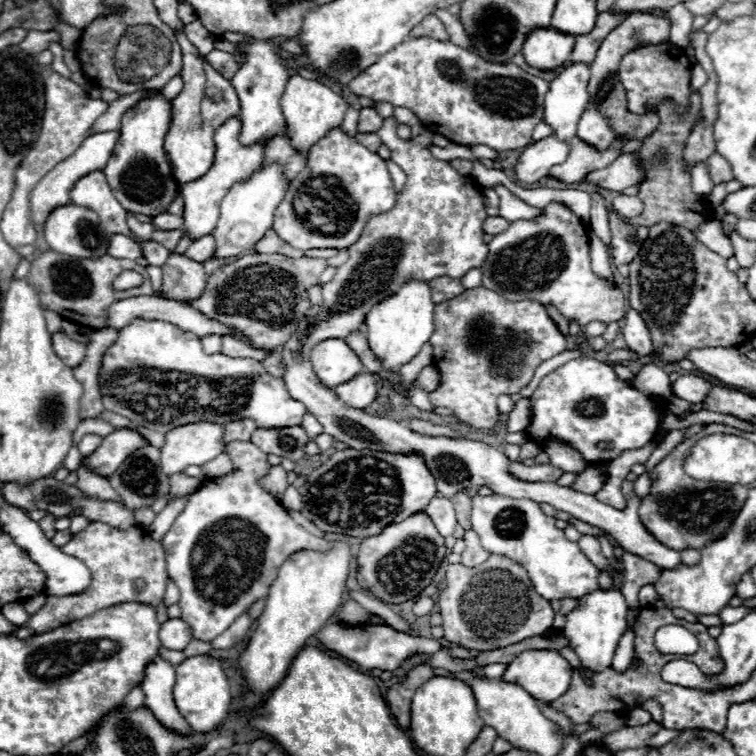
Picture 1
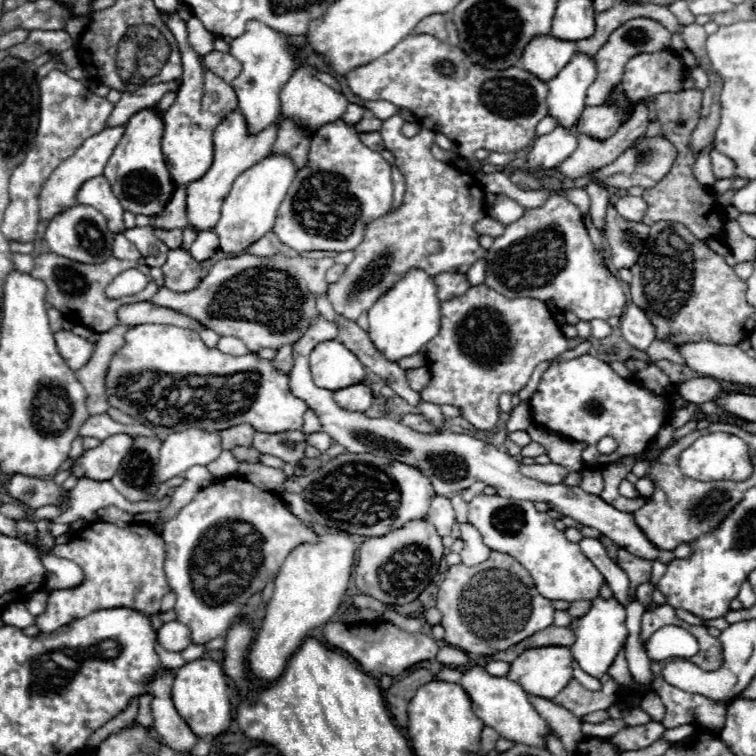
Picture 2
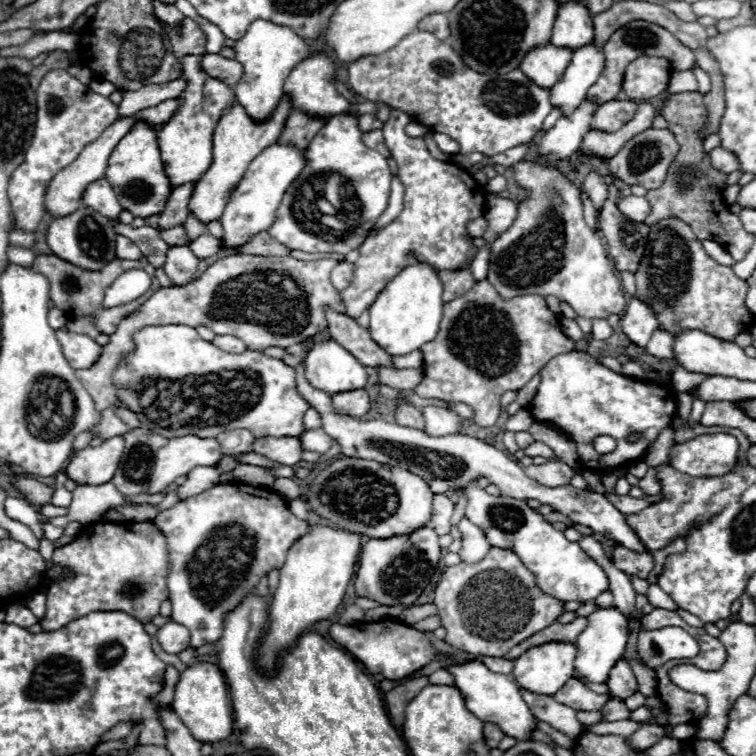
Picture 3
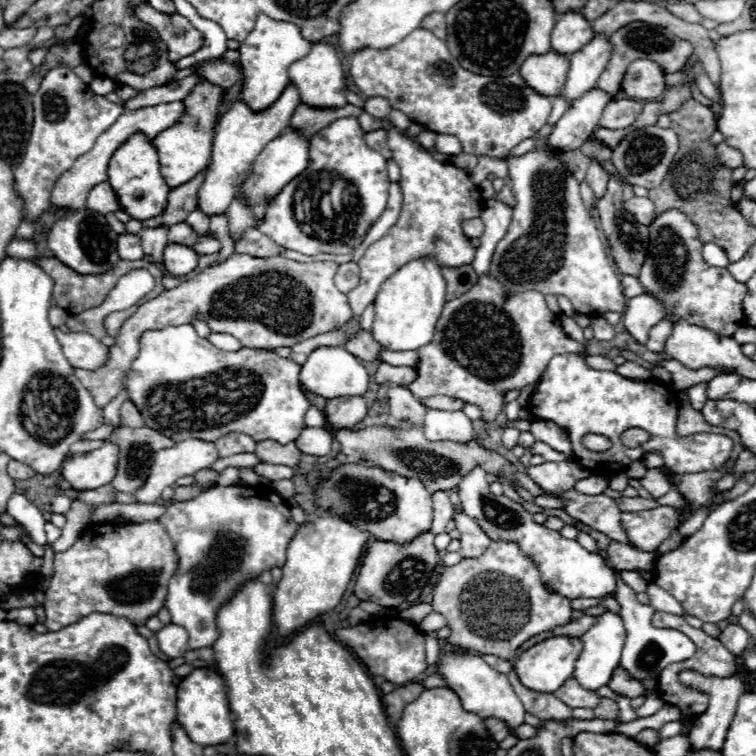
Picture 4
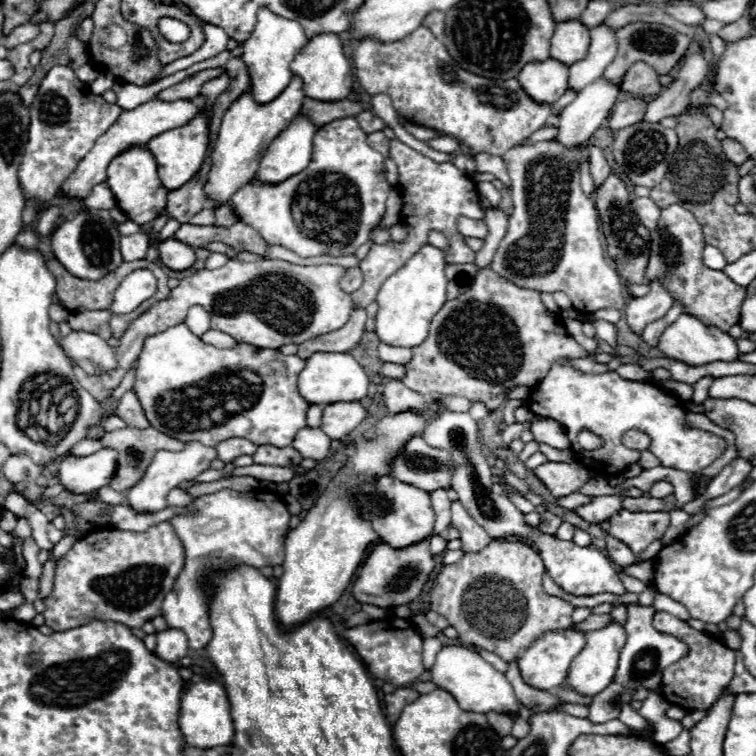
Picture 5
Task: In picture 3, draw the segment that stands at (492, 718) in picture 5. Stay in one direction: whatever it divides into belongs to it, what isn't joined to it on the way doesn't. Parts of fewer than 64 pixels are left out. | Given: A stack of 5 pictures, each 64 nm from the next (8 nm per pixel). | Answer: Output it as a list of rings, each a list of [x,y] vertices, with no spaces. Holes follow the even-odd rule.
[[[486,722],[486,724],[484,724],[484,734],[486,734],[486,742],[488,742],[490,748],[498,748],[498,744],[502,742],[502,738],[506,736],[506,734],[500,730],[500,726],[496,726],[496,724],[492,724],[492,722]]]

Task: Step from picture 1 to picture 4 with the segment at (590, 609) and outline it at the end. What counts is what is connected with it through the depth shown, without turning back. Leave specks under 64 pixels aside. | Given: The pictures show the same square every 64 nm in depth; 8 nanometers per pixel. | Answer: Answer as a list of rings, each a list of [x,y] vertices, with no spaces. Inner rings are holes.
[[[606,612],[602,616],[598,616],[598,622],[582,634],[582,642],[584,642],[584,648],[576,660],[576,666],[574,666],[574,674],[572,678],[586,690],[592,690],[596,692],[598,688],[606,686],[614,674],[614,670],[618,668],[618,662],[620,662],[620,654],[622,654],[622,648],[624,648],[624,642],[626,642],[626,630],[624,630],[624,624],[622,624],[622,618],[612,614],[612,612]]]

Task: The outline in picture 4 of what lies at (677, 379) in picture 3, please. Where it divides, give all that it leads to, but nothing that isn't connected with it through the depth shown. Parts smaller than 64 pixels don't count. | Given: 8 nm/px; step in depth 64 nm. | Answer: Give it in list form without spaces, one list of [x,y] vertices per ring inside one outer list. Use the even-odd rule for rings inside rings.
[[[662,360],[662,368],[666,368],[672,374],[672,384],[676,388],[690,388],[698,382],[708,382],[718,374],[728,374],[722,368],[700,368],[700,370],[690,370],[684,364],[678,364],[676,360]]]

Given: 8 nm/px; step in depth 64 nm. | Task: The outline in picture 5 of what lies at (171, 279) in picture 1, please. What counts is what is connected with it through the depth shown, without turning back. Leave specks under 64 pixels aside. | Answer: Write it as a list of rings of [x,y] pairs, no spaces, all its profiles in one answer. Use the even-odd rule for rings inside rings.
[[[174,236],[166,238],[166,240],[158,246],[158,250],[160,250],[160,260],[162,260],[162,264],[166,264],[166,266],[172,268],[172,270],[186,270],[186,268],[190,268],[190,266],[196,262],[194,250],[192,250],[188,244],[176,240]]]

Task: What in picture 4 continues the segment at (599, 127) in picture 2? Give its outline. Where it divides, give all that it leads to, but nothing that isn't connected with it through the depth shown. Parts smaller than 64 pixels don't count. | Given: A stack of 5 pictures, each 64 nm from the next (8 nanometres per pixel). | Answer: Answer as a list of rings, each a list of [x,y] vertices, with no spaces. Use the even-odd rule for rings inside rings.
[[[614,100],[612,106],[606,106],[600,118],[600,126],[608,130],[628,128],[642,112],[642,102],[638,100]]]

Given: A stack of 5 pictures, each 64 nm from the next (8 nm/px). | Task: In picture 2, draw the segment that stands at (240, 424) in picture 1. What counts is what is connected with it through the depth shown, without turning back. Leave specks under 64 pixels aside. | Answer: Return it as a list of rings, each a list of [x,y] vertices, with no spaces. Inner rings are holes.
[[[234,426],[220,432],[222,450],[232,450],[236,446],[252,446],[252,438],[254,438],[252,426]]]

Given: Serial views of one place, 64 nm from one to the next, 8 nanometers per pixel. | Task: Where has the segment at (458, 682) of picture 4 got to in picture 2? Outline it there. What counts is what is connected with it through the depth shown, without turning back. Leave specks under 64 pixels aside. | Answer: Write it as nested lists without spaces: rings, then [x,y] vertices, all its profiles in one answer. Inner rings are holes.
[[[472,666],[462,670],[460,686],[466,690],[472,702],[472,710],[476,716],[486,724],[498,730],[504,738],[514,740],[516,744],[526,744],[526,746],[546,746],[544,738],[550,734],[550,726],[538,716],[538,712],[532,708],[528,702],[526,692],[512,680],[504,676],[490,676],[482,666]]]

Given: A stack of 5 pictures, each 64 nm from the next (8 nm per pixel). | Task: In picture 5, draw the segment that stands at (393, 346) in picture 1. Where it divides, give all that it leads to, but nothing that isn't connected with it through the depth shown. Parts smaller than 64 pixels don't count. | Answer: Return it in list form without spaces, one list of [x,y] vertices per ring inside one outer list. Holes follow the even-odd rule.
[[[432,244],[422,246],[398,272],[394,272],[380,288],[376,296],[376,336],[390,346],[412,348],[426,340],[430,318],[446,302],[446,260],[444,252]]]

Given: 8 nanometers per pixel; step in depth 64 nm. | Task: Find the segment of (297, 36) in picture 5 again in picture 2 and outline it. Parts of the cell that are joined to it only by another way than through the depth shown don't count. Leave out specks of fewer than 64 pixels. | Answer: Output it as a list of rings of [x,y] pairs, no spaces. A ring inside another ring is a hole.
[[[252,20],[246,26],[246,32],[232,40],[230,54],[242,62],[240,76],[232,82],[236,96],[238,96],[238,108],[244,114],[250,134],[260,132],[272,124],[280,114],[280,90],[286,84],[286,78],[296,70],[296,56],[292,54],[292,42],[286,34]]]

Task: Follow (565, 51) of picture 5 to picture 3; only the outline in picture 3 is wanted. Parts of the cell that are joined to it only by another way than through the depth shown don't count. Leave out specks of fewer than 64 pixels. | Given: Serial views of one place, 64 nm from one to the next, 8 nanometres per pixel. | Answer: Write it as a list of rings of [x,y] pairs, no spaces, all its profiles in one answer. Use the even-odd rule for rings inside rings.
[[[568,2],[558,8],[558,16],[552,30],[552,44],[558,48],[580,48],[586,42],[592,42],[594,26],[592,16],[584,4]]]

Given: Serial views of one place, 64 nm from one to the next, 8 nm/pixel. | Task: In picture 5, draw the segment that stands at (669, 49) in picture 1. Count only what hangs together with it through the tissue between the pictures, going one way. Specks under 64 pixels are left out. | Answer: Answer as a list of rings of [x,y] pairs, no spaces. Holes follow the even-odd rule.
[[[638,62],[638,64],[630,66],[630,70],[624,74],[622,90],[638,94],[638,96],[658,94],[660,92],[658,74],[650,66],[646,66],[644,62]]]

